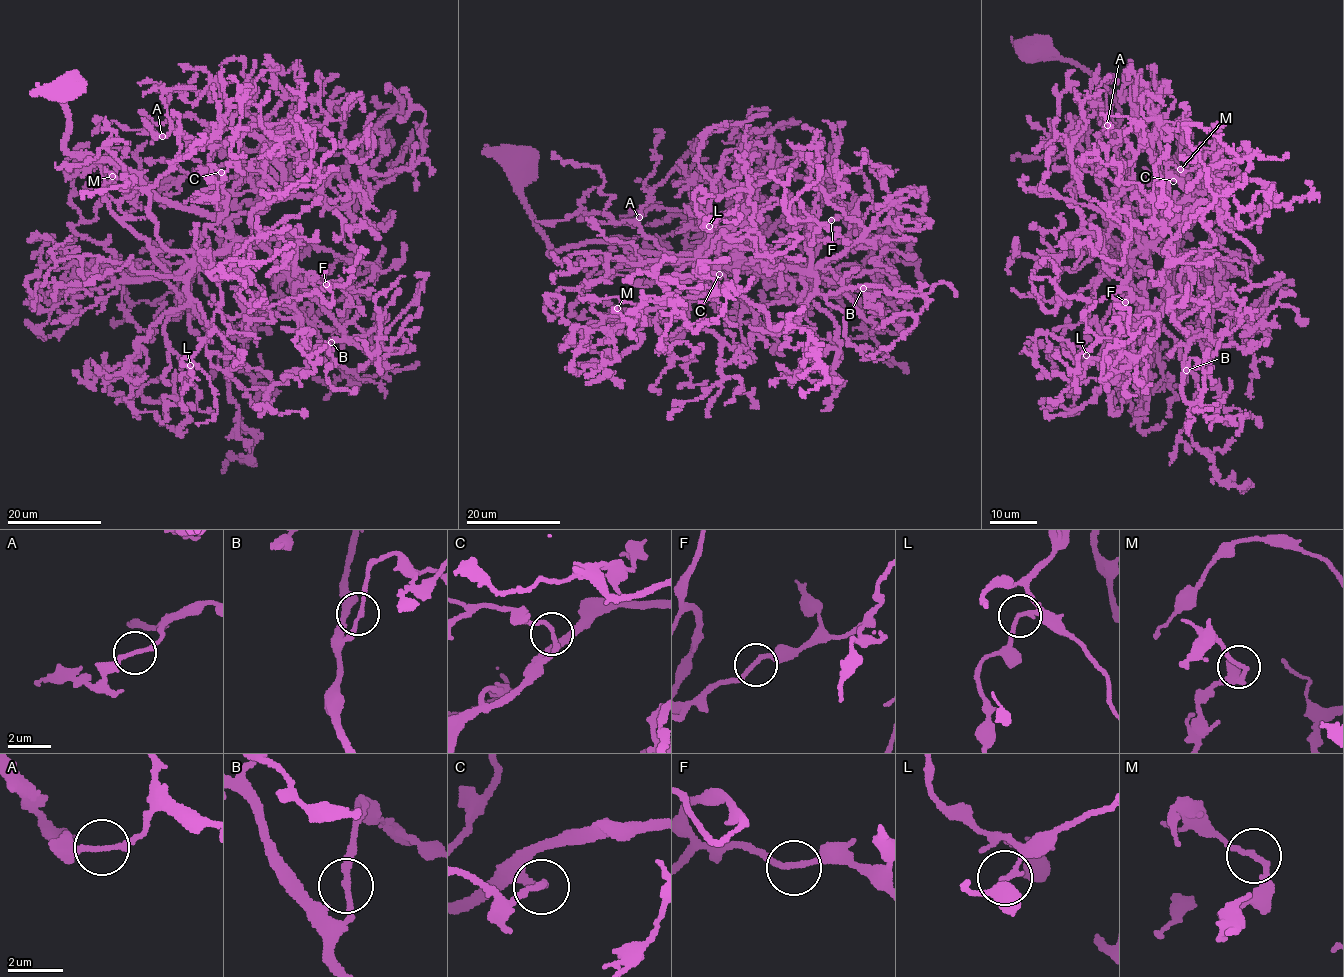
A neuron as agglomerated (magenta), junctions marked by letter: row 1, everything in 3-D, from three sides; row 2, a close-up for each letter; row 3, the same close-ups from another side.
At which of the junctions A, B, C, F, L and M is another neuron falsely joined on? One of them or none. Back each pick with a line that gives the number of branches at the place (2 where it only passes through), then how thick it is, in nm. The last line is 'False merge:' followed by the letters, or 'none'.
False merge: none

